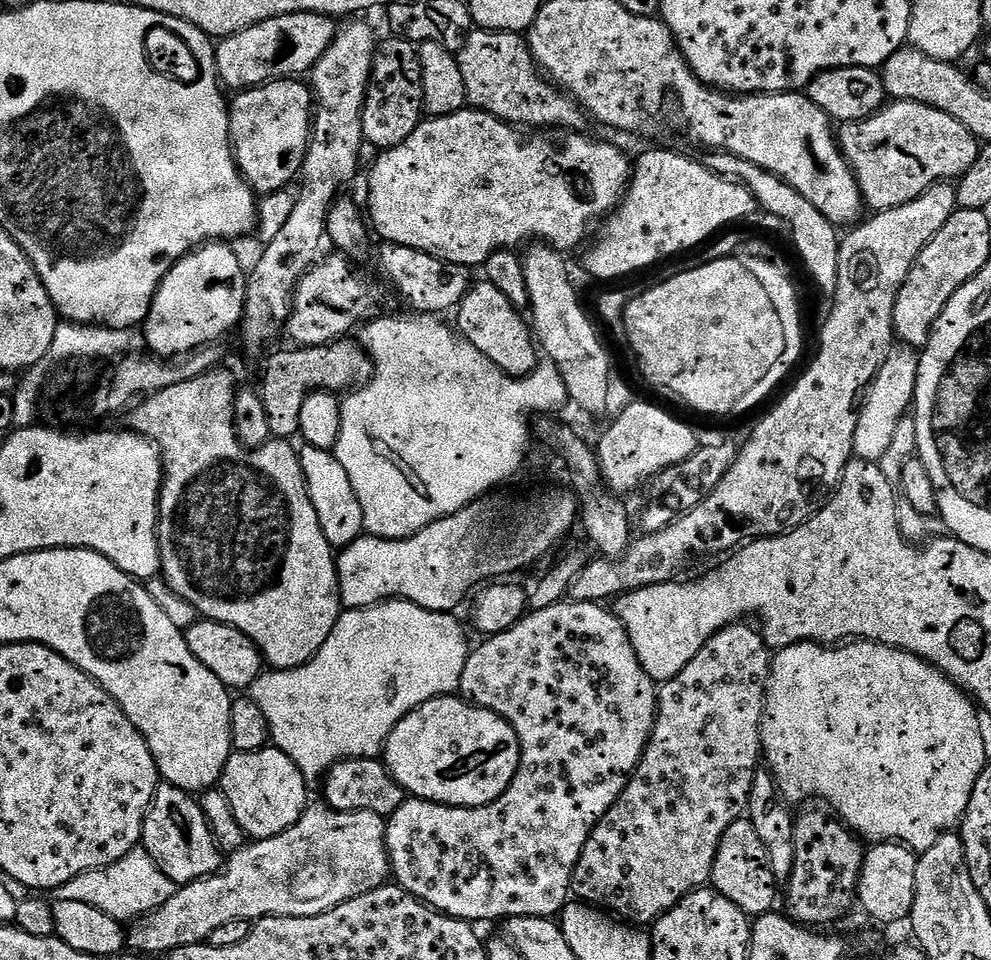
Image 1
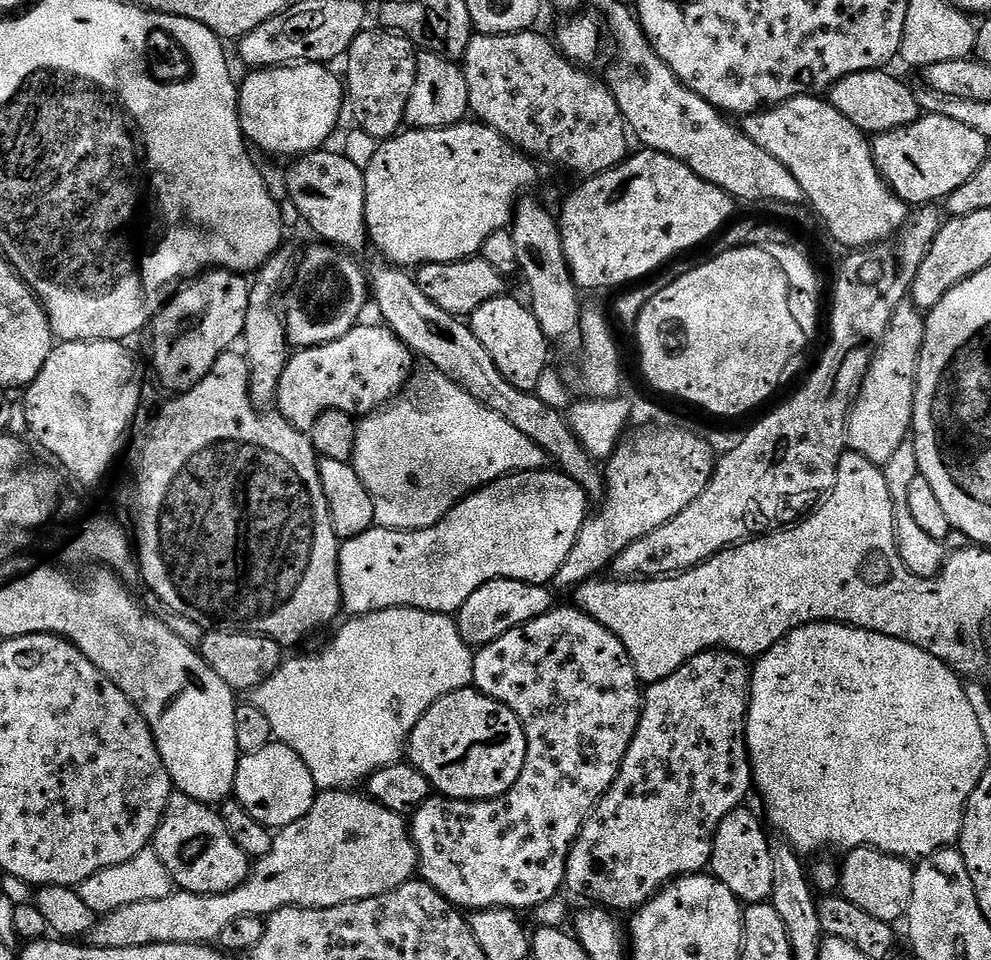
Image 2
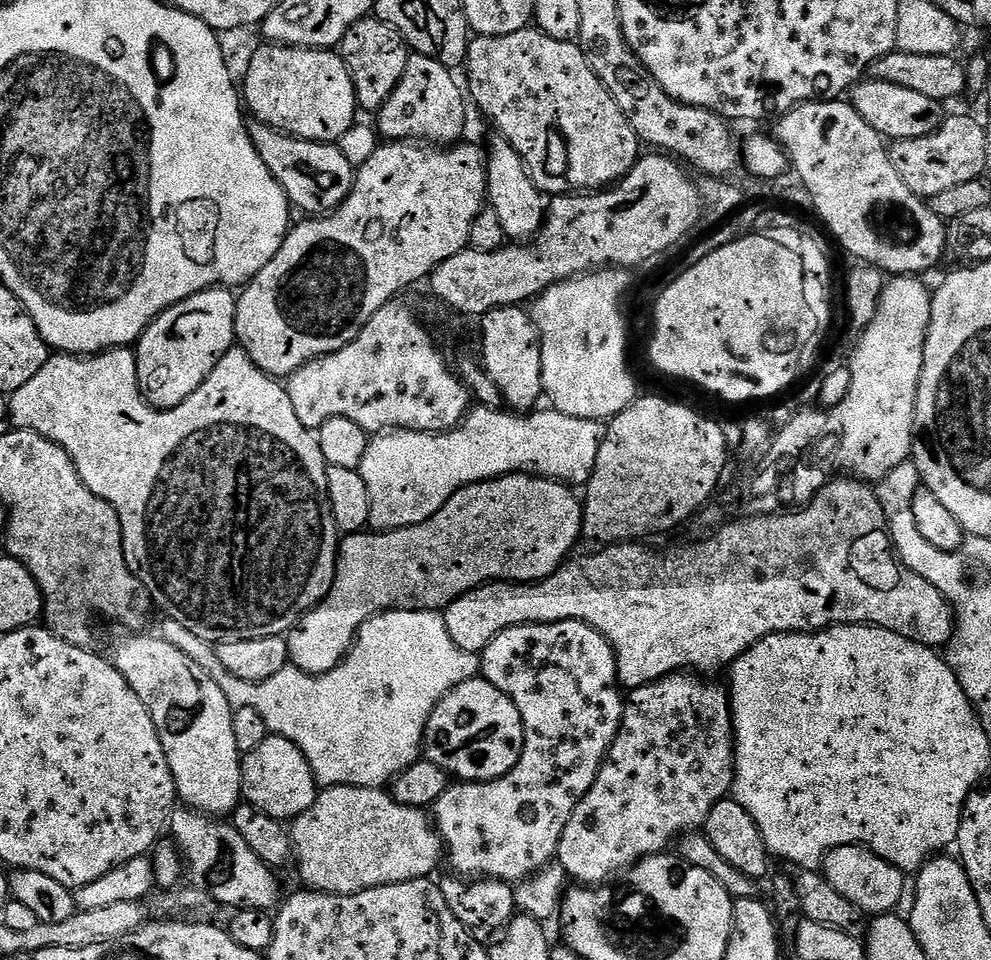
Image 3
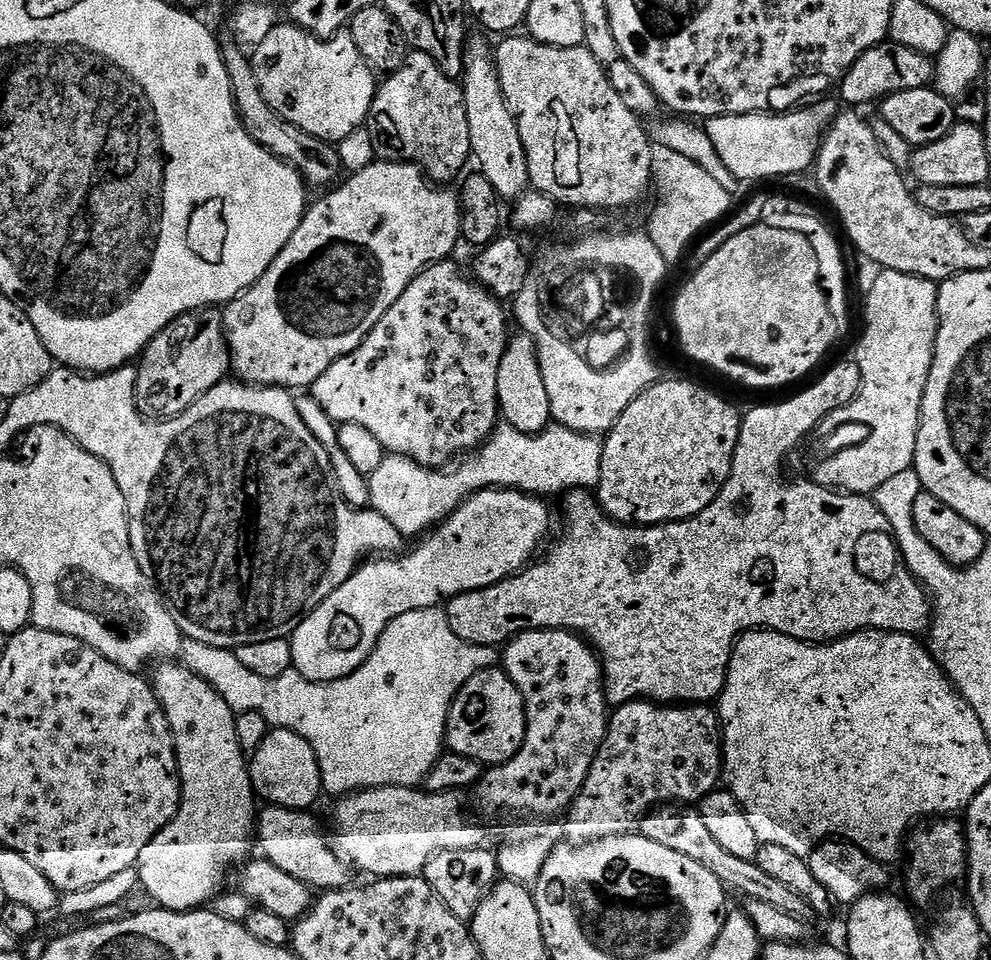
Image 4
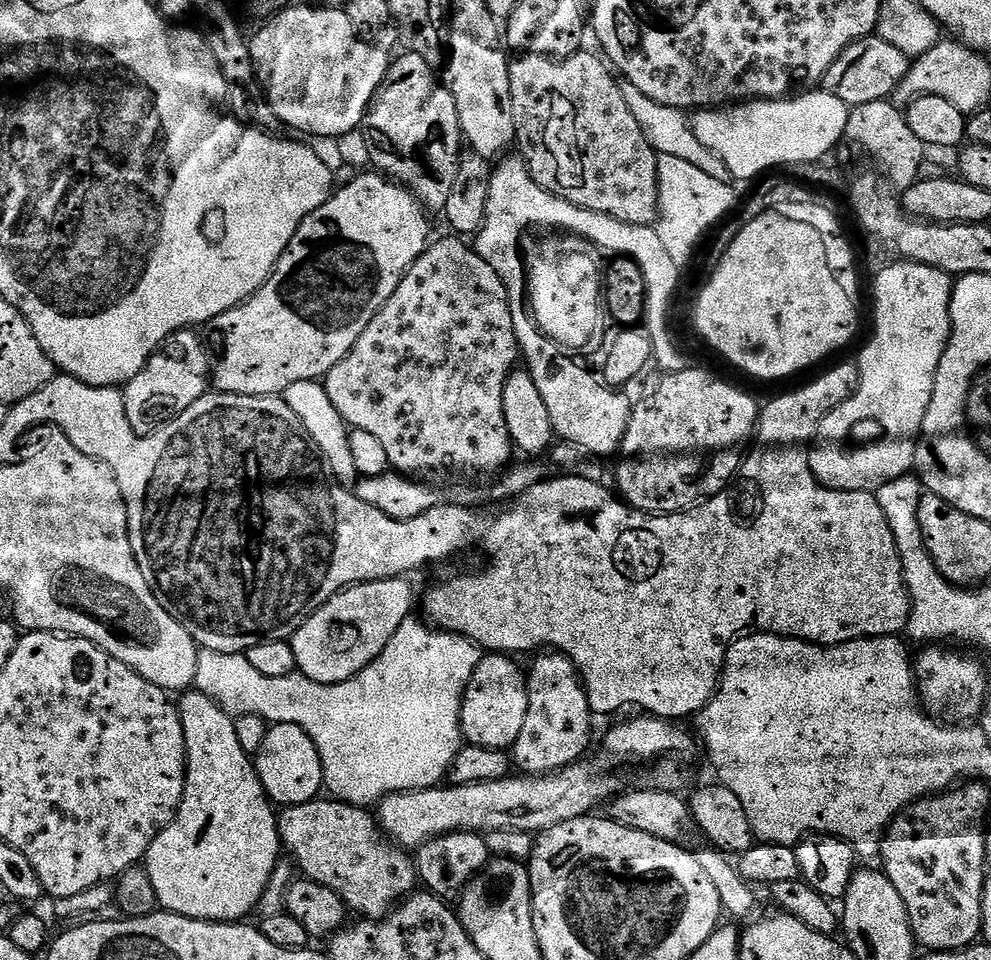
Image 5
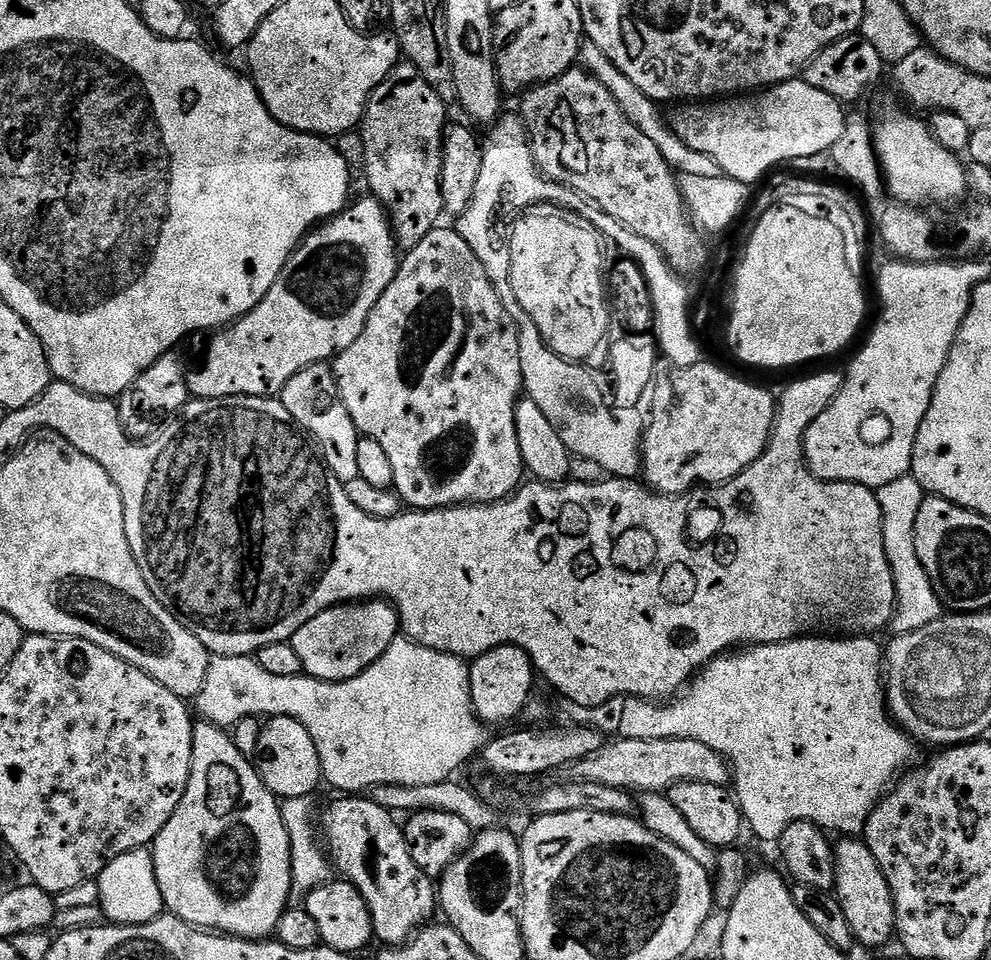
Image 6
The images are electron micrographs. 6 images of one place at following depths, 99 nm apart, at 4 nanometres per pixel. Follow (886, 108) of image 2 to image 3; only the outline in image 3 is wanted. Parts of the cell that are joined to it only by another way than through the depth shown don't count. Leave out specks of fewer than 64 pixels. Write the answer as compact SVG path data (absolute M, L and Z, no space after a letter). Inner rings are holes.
M868 79L851 89L850 103L858 114L862 114L862 118L866 118L866 122L870 122L870 126L874 126L874 130L878 130L880 136L892 142L926 138L926 134L934 134L944 125L946 111L941 101L925 98L923 94L918 94L918 90L906 90L906 86Z

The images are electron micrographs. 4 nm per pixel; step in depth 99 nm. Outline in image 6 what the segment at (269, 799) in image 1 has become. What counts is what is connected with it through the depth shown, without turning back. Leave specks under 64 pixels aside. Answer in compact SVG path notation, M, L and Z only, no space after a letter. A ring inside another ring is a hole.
M273 716L263 721L254 763L262 782L281 801L311 797L312 791L322 784L320 759L314 746L314 738L310 738L310 730L306 730L306 726L302 726L302 722L294 718Z

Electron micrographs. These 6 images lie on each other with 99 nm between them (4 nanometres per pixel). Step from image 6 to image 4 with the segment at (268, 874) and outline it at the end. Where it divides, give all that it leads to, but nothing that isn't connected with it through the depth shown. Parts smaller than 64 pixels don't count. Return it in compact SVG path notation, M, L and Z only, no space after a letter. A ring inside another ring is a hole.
M160 662L155 668L156 673L150 676L150 683L158 702L164 707L176 747L180 809L176 811L176 817L148 843L146 850L142 850L135 869L139 887L145 888L159 907L169 908L171 912L190 912L211 905L208 903L223 890L232 864L243 865L253 855L258 800L252 790L246 754L238 746L238 734L234 734L237 713L205 680L198 678L198 674L183 664Z

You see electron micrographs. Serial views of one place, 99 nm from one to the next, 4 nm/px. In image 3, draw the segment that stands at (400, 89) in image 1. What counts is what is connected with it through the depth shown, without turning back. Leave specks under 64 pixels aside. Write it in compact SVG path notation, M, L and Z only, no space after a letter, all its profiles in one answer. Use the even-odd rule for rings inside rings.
M369 14L364 19L354 22L350 30L346 30L338 51L350 70L357 105L363 111L365 108L372 114L379 113L390 94L394 94L398 82L402 82L402 74L406 74L410 55L408 43L404 41L402 34L398 34L398 30L394 30L394 26L382 22L374 14Z

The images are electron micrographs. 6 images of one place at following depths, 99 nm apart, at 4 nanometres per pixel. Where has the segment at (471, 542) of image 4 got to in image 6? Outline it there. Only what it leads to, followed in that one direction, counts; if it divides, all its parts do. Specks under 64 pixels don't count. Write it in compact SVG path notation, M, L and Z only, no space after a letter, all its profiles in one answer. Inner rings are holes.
M373 598L363 602L337 604L318 612L306 626L292 635L291 643L302 658L304 672L316 680L349 680L366 670L398 638L400 615L387 600Z

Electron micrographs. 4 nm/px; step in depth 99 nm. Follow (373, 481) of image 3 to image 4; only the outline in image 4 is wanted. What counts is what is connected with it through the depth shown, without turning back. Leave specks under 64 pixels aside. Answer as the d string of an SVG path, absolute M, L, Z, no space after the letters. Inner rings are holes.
M501 423L478 450L461 459L451 470L423 468L418 462L409 460L406 456L385 455L382 466L378 466L378 470L374 470L374 474L367 477L368 502L371 511L382 514L382 518L386 518L386 522L390 522L394 530L398 530L406 538L412 538L435 528L456 507L463 504L475 492L481 492L483 488L515 488L518 492L530 492L541 498L556 495L559 497L561 494L577 490L595 489L601 474L602 444L597 437L584 436L581 432L559 426L549 426L531 436L514 430L509 424Z

